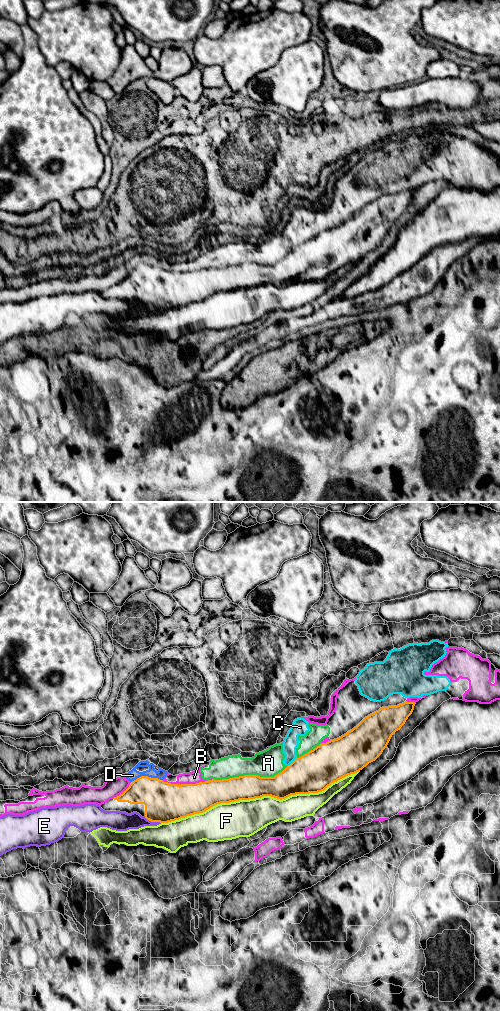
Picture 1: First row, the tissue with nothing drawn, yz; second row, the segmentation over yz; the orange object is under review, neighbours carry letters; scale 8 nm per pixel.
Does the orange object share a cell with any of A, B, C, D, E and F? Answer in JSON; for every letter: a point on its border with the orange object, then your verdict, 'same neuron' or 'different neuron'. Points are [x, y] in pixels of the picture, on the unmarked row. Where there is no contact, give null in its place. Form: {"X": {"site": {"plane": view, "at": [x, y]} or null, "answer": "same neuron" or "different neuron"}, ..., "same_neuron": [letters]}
{"A": {"site": {"plane": "yz", "at": [249, 263]}, "answer": "different neuron"}, "B": {"site": {"plane": "yz", "at": [193, 272]}, "answer": "different neuron"}, "C": {"site": {"plane": "yz", "at": [292, 250]}, "answer": "different neuron"}, "D": {"site": {"plane": "yz", "at": [147, 264]}, "answer": "different neuron"}, "E": {"site": {"plane": "yz", "at": [152, 309]}, "answer": "different neuron"}, "F": {"site": {"plane": "yz", "at": [260, 285]}, "answer": "different neuron"}, "same_neuron": []}

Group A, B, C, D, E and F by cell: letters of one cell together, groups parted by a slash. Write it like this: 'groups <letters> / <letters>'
groups A B C D / E / F

